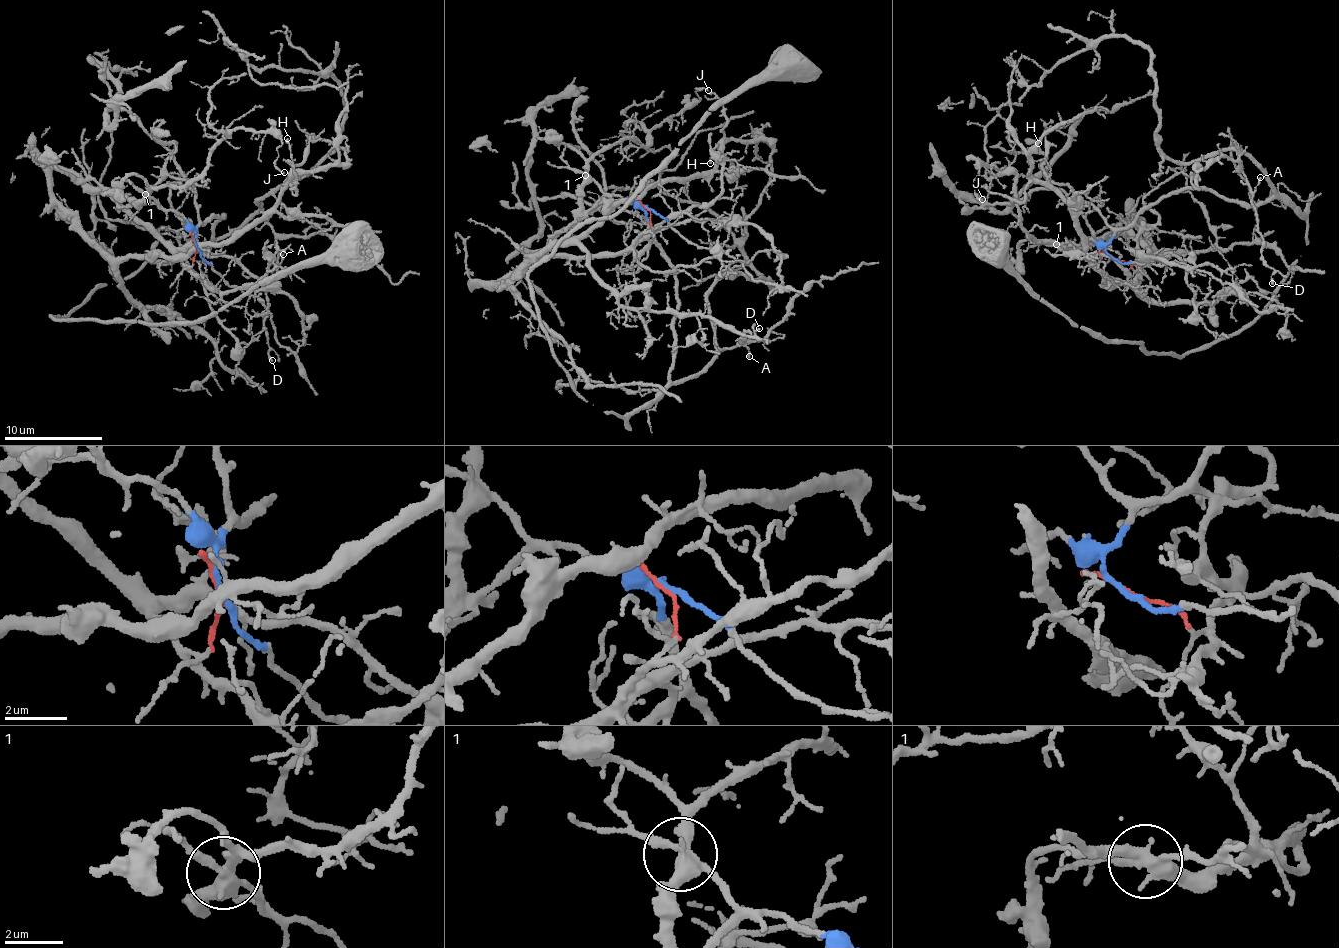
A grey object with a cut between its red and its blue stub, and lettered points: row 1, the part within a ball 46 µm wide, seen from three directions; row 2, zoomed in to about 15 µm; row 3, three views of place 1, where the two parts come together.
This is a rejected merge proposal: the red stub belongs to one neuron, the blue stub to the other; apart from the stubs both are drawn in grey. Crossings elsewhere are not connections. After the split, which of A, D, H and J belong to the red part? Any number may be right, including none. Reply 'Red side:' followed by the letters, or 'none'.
Red side: H, J

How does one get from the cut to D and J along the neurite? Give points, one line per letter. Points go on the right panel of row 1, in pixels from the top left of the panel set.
D: (1110, 256), (1110, 238), (1165, 195), (1204, 189), (1262, 205), (1272, 193), (1270, 182), (1239, 153), (1271, 283)
J: (1110, 256), (1140, 264), (1138, 233), (1104, 205), (1075, 248), (1026, 232), (1017, 178), (987, 162), (983, 198)

